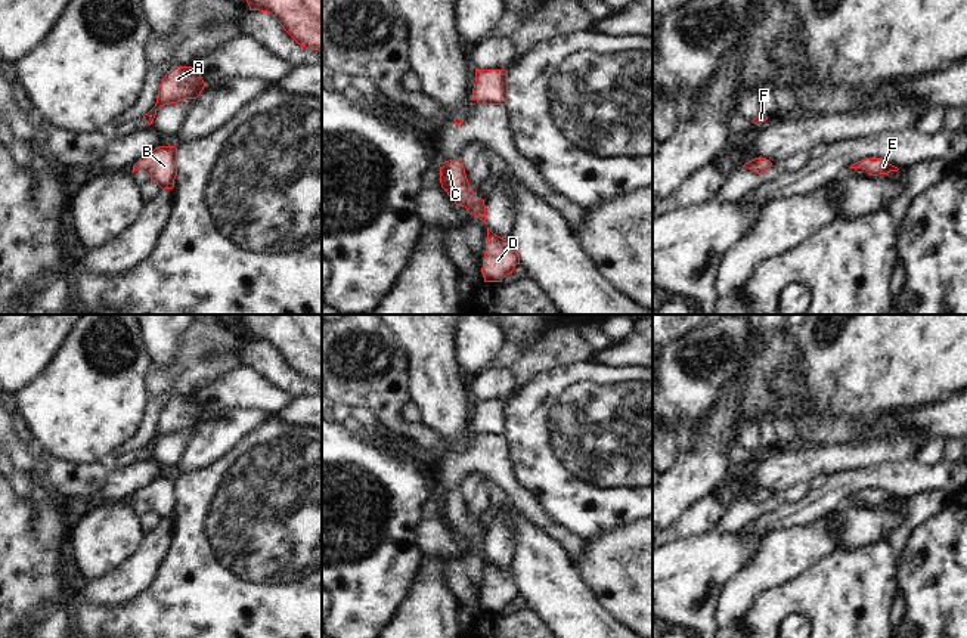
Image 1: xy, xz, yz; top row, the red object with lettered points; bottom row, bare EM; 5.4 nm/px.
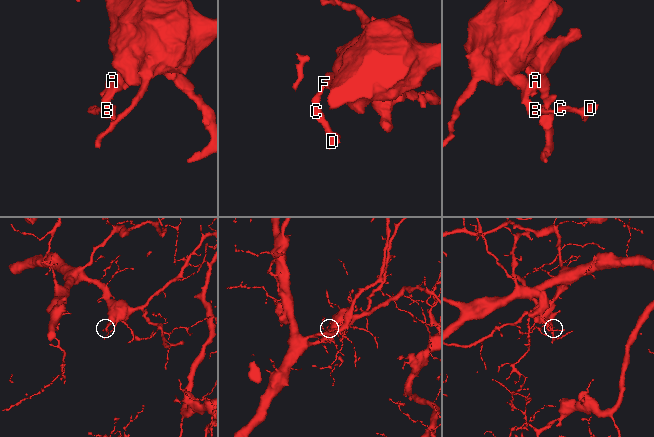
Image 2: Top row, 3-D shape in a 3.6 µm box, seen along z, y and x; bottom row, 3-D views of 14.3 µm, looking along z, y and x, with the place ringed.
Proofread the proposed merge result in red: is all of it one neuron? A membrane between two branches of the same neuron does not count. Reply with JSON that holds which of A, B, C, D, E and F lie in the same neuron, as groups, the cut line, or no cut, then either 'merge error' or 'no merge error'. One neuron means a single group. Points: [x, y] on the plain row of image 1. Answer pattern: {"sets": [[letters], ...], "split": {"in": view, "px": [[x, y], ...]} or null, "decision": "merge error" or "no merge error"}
{"sets": [["A", "B", "C", "D", "E", "F"]], "split": null, "decision": "no merge error"}

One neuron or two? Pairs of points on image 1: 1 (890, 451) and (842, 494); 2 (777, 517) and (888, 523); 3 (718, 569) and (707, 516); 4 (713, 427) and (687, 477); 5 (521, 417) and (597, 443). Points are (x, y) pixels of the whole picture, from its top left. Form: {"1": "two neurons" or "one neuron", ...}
{"1": "two neurons", "2": "two neurons", "3": "two neurons", "4": "two neurons", "5": "one neuron"}

